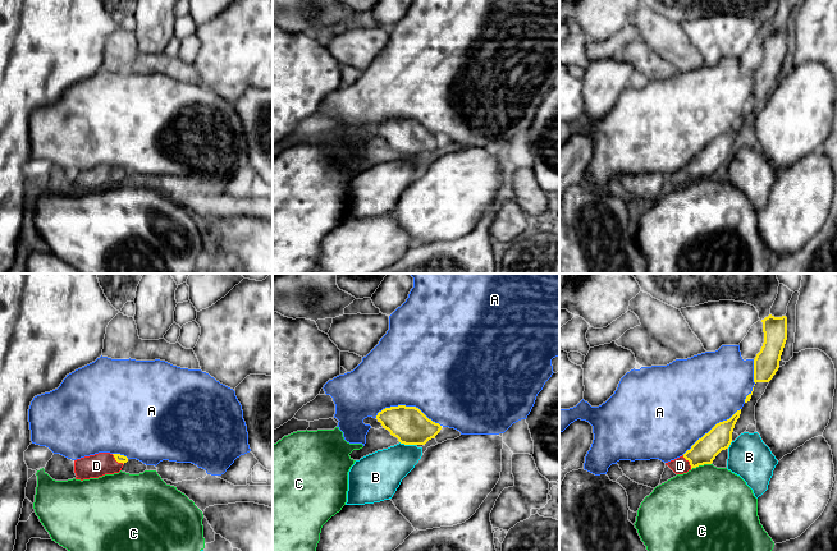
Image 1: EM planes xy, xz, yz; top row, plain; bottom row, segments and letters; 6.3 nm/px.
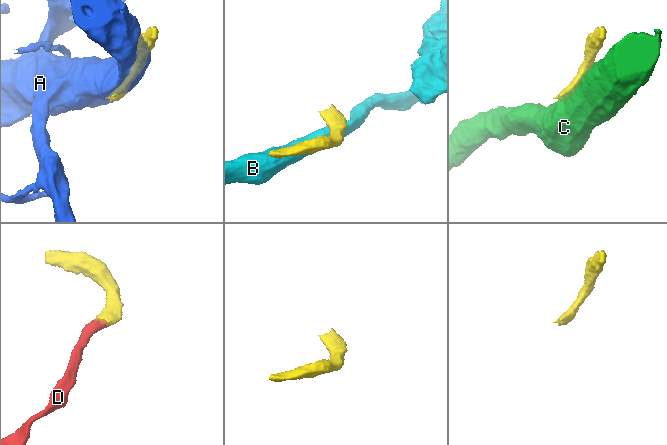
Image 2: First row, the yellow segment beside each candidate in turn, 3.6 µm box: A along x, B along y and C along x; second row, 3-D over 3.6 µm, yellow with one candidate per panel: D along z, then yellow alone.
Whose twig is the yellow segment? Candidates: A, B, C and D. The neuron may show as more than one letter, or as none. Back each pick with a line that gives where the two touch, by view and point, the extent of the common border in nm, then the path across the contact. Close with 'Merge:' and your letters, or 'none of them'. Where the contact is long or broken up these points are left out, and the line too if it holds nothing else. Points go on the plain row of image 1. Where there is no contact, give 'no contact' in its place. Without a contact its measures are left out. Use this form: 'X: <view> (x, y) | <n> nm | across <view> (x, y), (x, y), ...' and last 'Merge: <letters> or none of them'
D: yz (689, 174) | 110 nm | across yz (704, 164), (689, 174), (680, 179)
Merge: D

